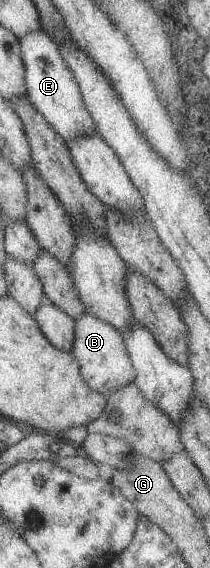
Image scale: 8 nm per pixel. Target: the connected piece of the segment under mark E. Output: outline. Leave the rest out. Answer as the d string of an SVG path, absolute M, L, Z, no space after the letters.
M38 29L21 37L18 46L24 69L25 96L55 133L65 142L75 135L95 131L91 116L81 101L78 85L61 59L52 38Z

